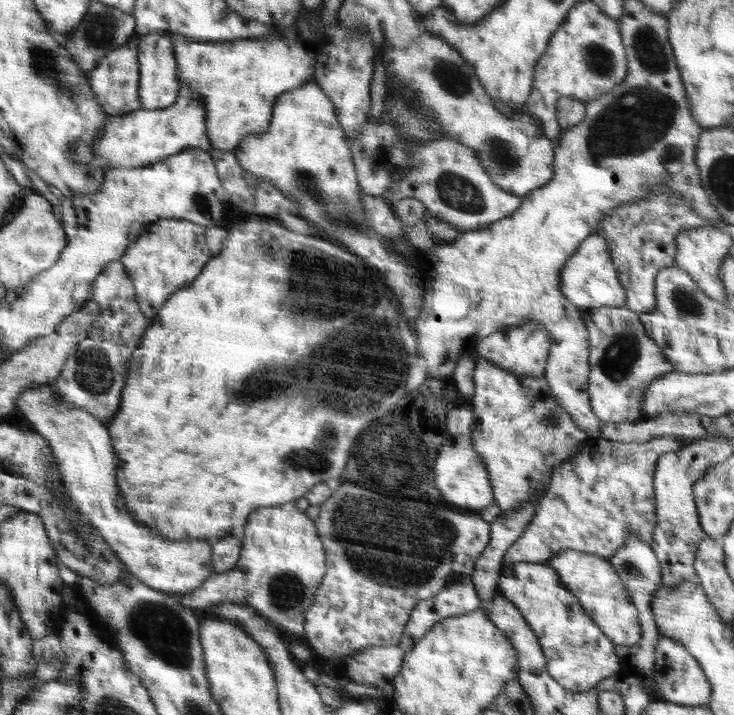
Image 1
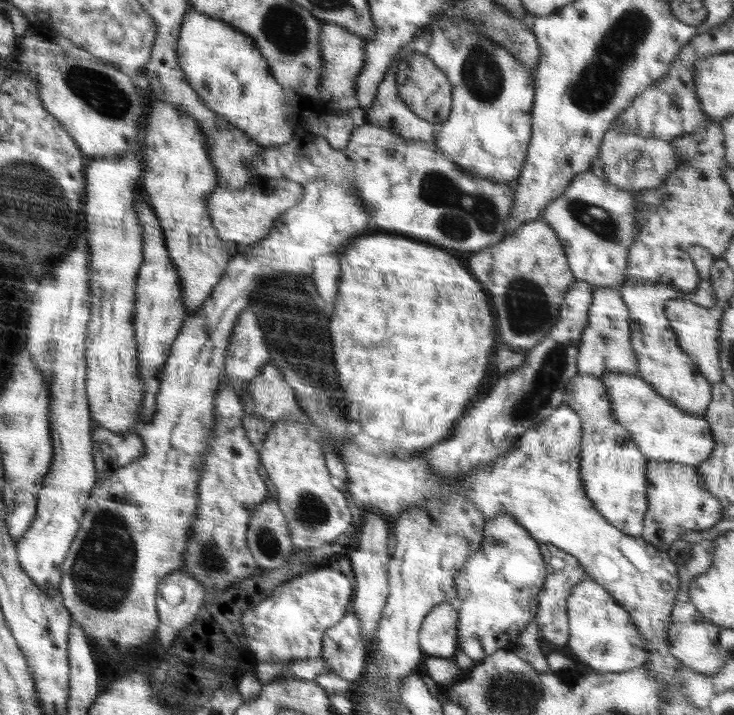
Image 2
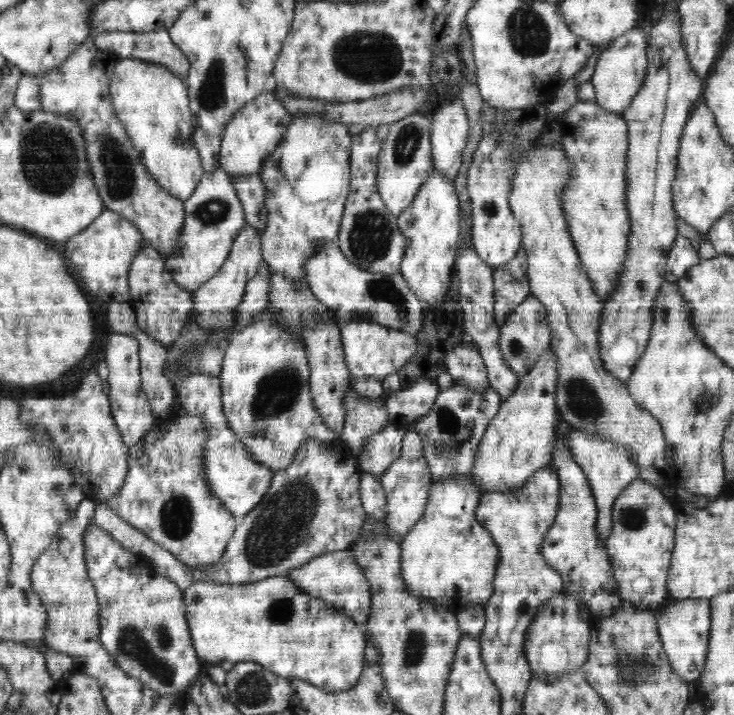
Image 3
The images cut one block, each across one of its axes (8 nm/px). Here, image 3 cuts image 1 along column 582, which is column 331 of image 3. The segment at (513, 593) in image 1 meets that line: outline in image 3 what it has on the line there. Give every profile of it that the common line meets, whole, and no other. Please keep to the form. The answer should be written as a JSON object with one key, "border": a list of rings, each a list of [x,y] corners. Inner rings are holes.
{"border":[[[287,575],[239,585],[202,580],[182,591],[190,637],[200,663],[217,665],[223,661],[235,664],[253,661],[274,674],[308,681],[322,691],[329,692],[350,690],[357,684],[366,666],[368,641],[365,624],[358,625],[341,610],[333,610],[319,598],[302,592],[288,580]]]}

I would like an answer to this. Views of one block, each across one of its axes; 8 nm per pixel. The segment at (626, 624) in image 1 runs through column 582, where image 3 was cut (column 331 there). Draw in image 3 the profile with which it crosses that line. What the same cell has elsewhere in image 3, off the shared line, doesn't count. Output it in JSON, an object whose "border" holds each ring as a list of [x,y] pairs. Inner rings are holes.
{"border":[[[349,549],[334,551],[309,560],[305,565],[290,570],[286,574],[299,590],[319,598],[333,610],[341,610],[358,625],[365,624],[370,614],[371,588],[363,570],[356,564]]]}

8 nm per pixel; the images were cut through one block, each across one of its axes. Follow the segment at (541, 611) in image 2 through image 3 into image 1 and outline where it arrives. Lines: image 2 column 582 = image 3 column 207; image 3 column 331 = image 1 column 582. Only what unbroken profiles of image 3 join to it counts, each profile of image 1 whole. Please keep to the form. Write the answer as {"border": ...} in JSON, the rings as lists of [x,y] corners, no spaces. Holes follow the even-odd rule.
{"border":[[[589,436],[588,439],[582,443],[582,446],[576,451],[574,455],[568,457],[561,465],[559,465],[555,471],[553,472],[552,480],[548,488],[546,488],[546,492],[544,492],[544,496],[539,498],[538,508],[534,511],[534,515],[530,519],[528,525],[524,529],[523,536],[520,536],[512,546],[507,550],[507,553],[502,558],[502,562],[504,567],[510,568],[511,565],[516,565],[517,563],[545,563],[546,560],[550,560],[550,558],[554,558],[554,556],[558,556],[558,554],[562,553],[562,550],[578,550],[578,552],[595,554],[601,557],[606,557],[607,559],[612,556],[612,554],[616,554],[622,546],[624,546],[624,542],[630,538],[630,532],[634,532],[634,536],[638,536],[638,538],[642,538],[642,542],[646,542],[646,544],[652,544],[652,532],[654,532],[654,526],[656,526],[656,497],[654,497],[654,470],[656,470],[656,465],[658,464],[658,458],[662,456],[662,454],[666,454],[666,452],[680,450],[682,447],[686,445],[686,442],[681,440],[680,438],[673,437],[660,437],[650,442],[646,442],[646,444],[638,444],[638,443],[626,443],[626,442],[614,442],[614,441],[606,441],[604,438],[600,438],[599,436]]]}

